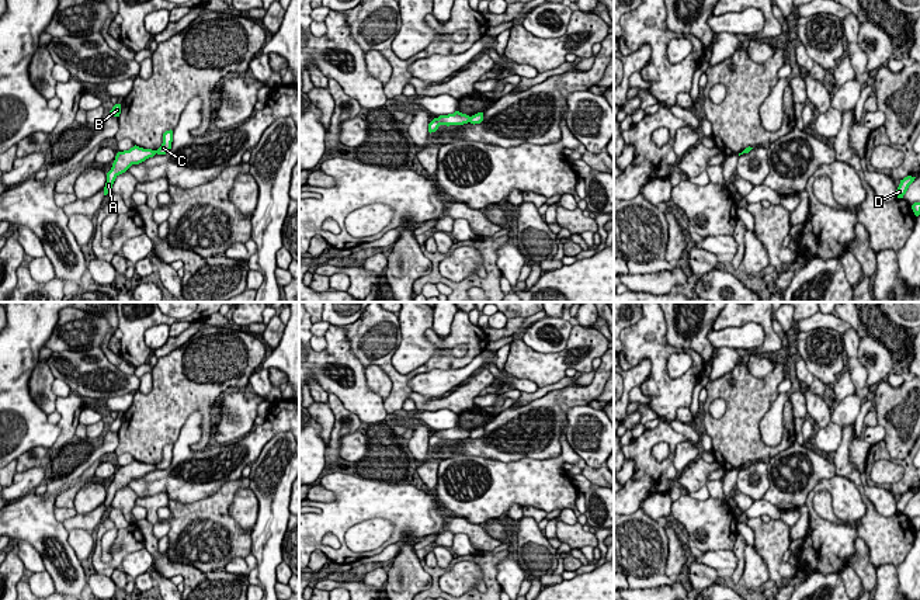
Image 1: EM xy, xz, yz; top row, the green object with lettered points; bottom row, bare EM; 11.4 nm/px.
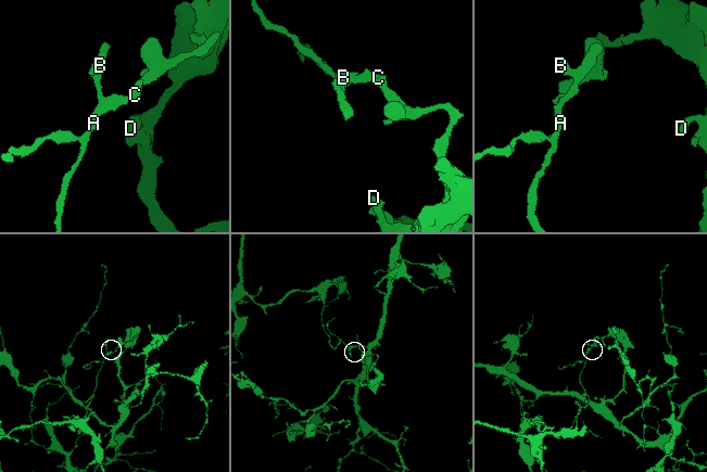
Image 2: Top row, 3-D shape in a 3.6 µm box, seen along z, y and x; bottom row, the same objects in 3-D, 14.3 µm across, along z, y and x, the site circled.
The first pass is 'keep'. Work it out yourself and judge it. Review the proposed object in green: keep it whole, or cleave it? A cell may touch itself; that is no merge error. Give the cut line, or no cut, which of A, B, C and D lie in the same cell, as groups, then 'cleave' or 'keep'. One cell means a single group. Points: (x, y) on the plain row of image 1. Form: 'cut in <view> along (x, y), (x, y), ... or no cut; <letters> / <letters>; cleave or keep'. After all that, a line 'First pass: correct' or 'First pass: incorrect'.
cut in xz along (471, 432), (468, 436); A B / C D; cleave
First pass: incorrect

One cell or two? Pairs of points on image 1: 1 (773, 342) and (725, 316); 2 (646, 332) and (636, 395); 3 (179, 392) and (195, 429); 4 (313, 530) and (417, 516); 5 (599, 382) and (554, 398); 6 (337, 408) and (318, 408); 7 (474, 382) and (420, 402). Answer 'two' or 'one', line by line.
1: one
2: two
3: two
4: one
5: one
6: two
7: one

